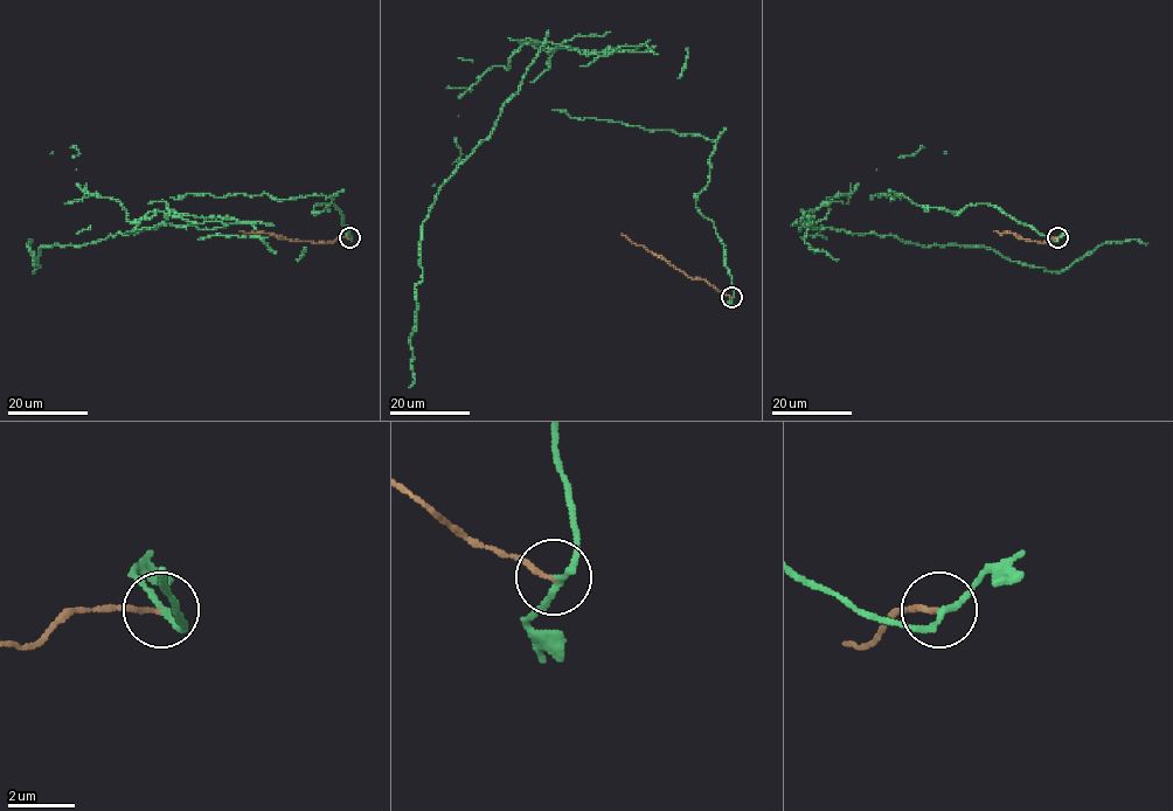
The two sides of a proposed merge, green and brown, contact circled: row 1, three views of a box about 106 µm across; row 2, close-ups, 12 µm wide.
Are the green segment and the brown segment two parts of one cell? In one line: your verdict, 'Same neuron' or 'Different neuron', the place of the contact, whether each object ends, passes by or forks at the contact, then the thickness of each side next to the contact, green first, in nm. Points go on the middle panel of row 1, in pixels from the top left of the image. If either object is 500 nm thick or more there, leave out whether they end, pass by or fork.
Different neuron. Place: (731, 297). At the ring green passes by. At the ring brown ends. Thickness 170 nm (green) against 150 nm

